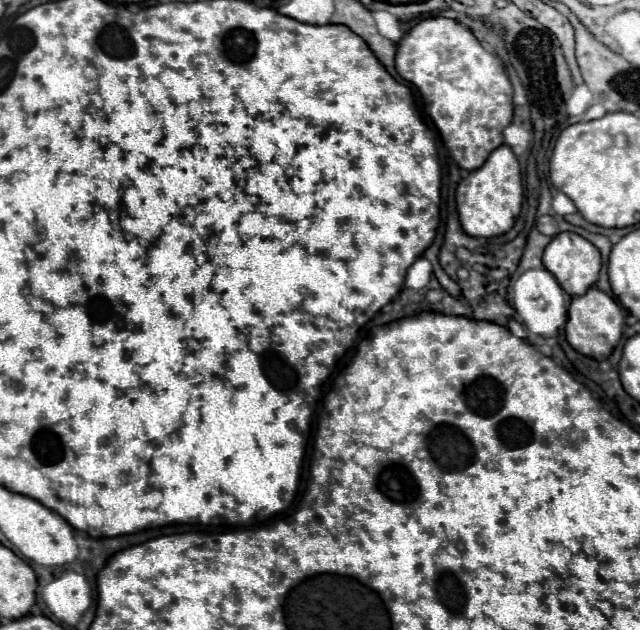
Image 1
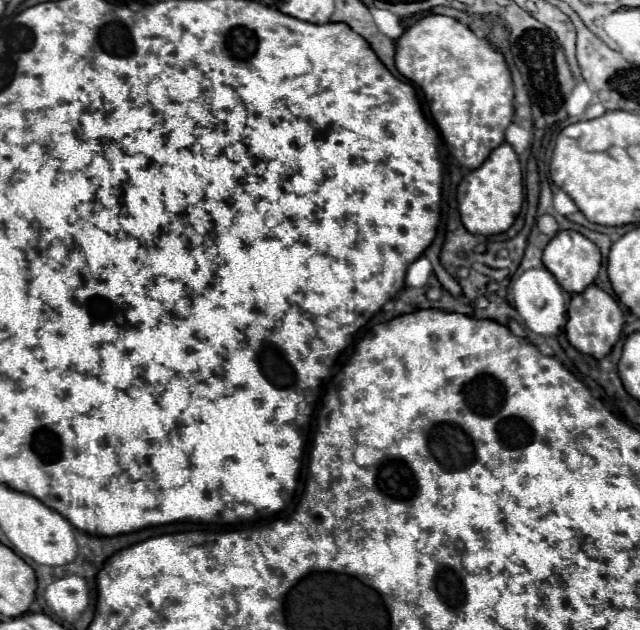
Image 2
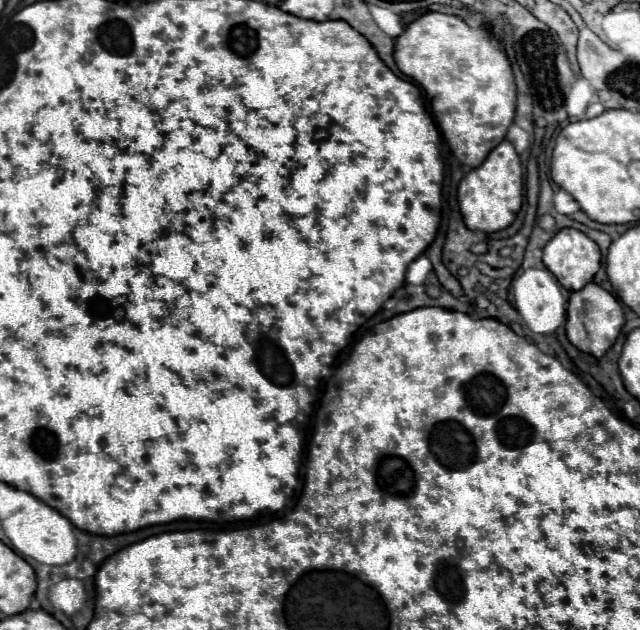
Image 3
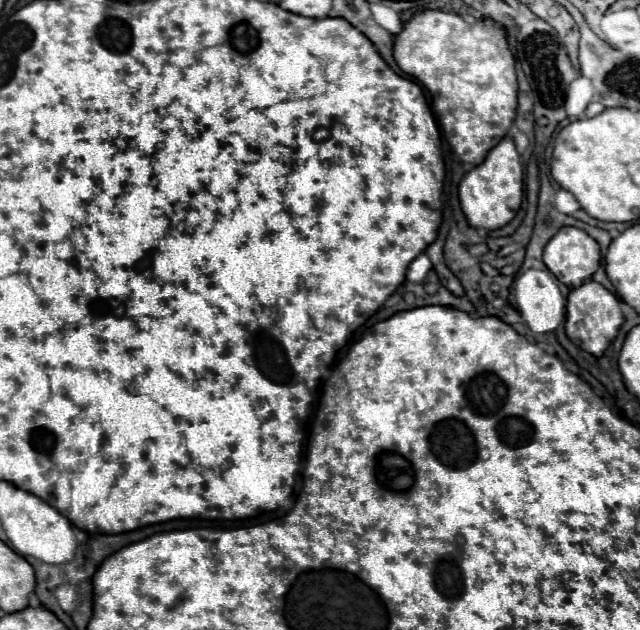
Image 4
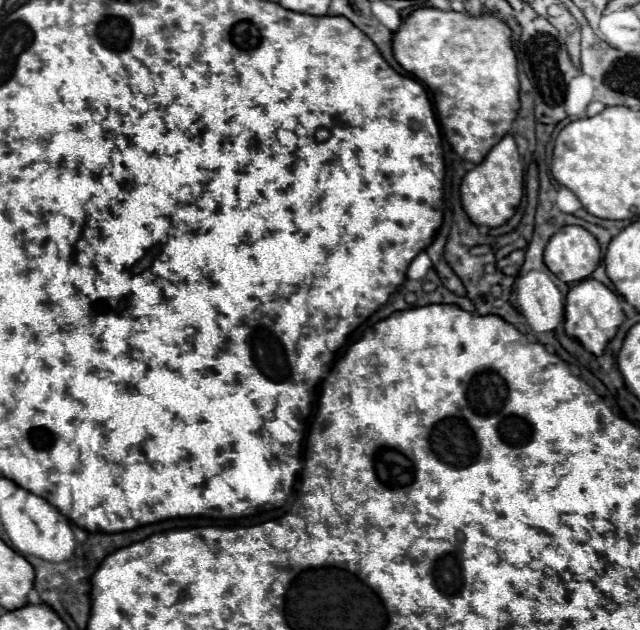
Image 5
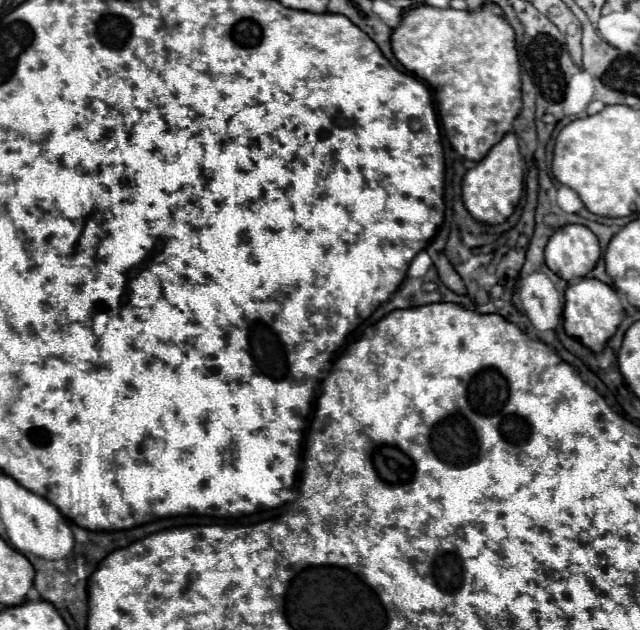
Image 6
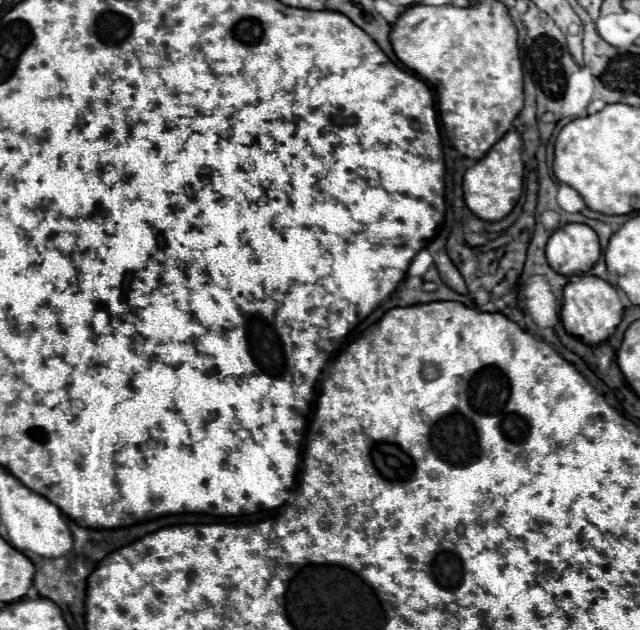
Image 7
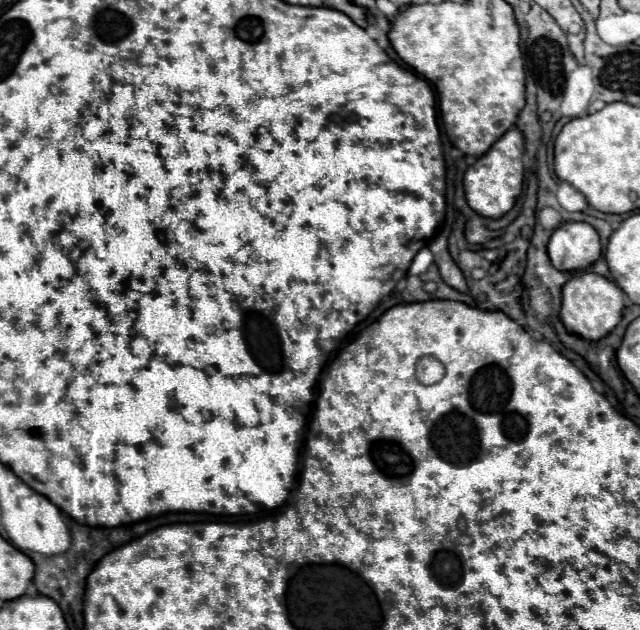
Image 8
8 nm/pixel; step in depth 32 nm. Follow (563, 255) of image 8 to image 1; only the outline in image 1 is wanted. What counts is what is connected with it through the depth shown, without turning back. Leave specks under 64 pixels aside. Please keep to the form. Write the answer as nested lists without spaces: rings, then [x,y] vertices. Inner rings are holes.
[[[560,232],[552,238],[552,242],[544,250],[544,266],[556,276],[558,284],[570,294],[570,296],[582,296],[590,286],[596,284],[598,272],[600,272],[600,252],[598,248],[582,238],[576,232]]]

